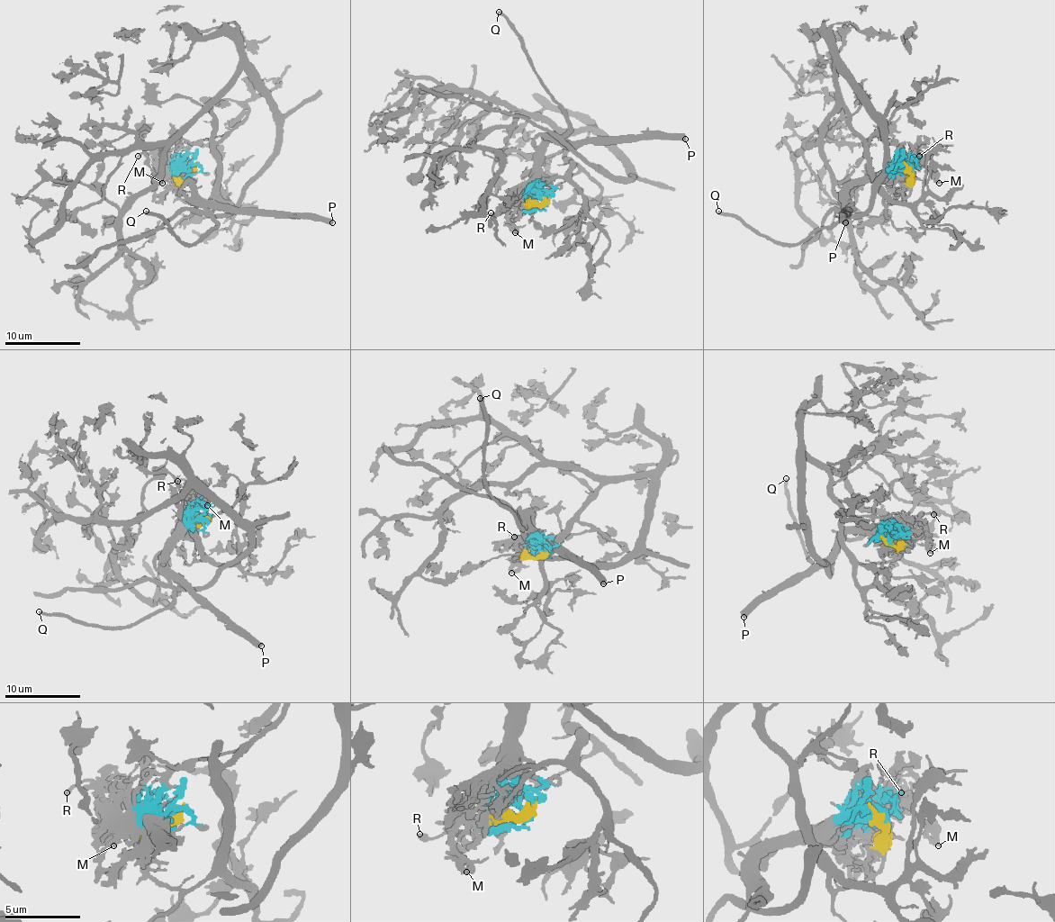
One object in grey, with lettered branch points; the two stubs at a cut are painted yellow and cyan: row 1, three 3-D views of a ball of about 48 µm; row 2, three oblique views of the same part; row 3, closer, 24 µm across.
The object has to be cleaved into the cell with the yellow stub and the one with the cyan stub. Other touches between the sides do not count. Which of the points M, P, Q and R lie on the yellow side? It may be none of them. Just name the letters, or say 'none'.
none

